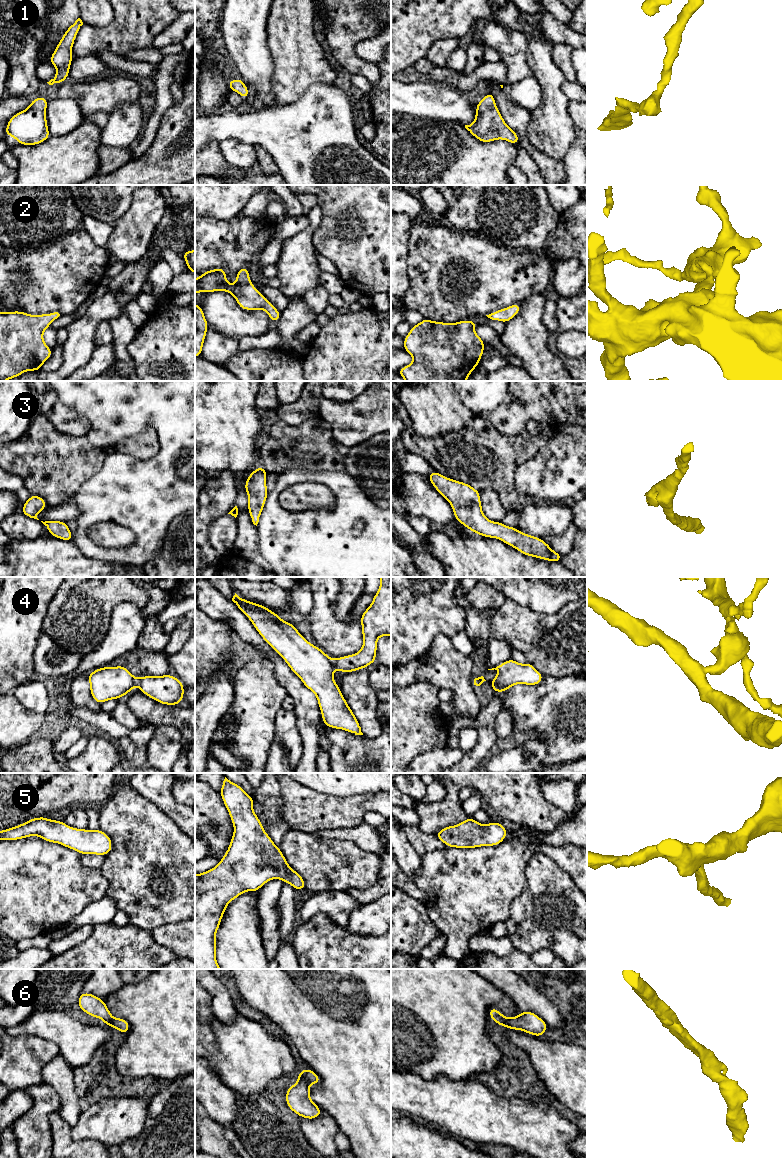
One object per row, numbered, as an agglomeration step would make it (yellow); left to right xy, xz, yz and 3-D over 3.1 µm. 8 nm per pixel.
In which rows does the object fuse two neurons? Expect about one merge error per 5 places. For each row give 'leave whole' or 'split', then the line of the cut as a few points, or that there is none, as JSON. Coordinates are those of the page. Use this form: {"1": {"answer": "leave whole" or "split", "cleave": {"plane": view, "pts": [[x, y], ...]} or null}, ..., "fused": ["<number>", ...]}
{"1": {"answer": "leave whole", "cleave": null}, "2": {"answer": "leave whole", "cleave": null}, "3": {"answer": "leave whole", "cleave": null}, "4": {"answer": "split", "cleave": {"plane": "xz", "pts": [[332, 660], [335, 667]]}}, "5": {"answer": "leave whole", "cleave": null}, "6": {"answer": "leave whole", "cleave": null}, "fused": ["4"]}

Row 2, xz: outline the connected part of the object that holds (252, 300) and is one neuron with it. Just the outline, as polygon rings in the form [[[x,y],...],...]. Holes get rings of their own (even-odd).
[[[243,266],[236,274],[236,283],[230,285],[226,279],[224,268],[212,269],[195,278],[195,294],[226,291],[233,295],[243,310],[261,309],[268,313],[270,322],[278,322],[281,313],[253,286],[249,271]]]

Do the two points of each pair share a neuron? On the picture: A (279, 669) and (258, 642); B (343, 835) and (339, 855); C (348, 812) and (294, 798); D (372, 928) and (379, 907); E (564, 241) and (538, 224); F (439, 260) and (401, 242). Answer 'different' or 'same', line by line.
A: same
B: different
C: same
D: same
E: different
F: different

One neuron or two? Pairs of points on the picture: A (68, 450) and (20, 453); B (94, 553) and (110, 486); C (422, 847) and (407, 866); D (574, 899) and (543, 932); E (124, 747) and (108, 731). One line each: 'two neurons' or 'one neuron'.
A: one neuron
B: one neuron
C: two neurons
D: one neuron
E: two neurons

